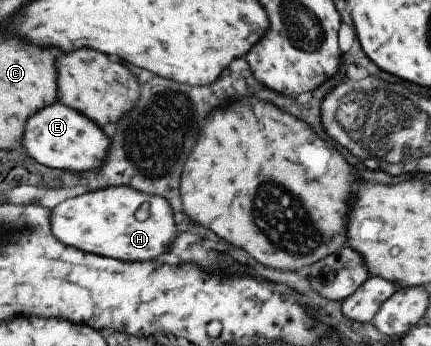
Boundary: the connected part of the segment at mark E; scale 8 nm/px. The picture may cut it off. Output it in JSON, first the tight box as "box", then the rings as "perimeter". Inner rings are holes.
{"box":[21,101,109,174],"perimeter":[[[59,101],[43,107],[41,111],[35,111],[25,121],[21,144],[27,151],[27,155],[37,163],[51,169],[62,169],[70,174],[93,171],[109,155],[107,130],[94,124],[82,113],[65,107],[65,104]]]}

